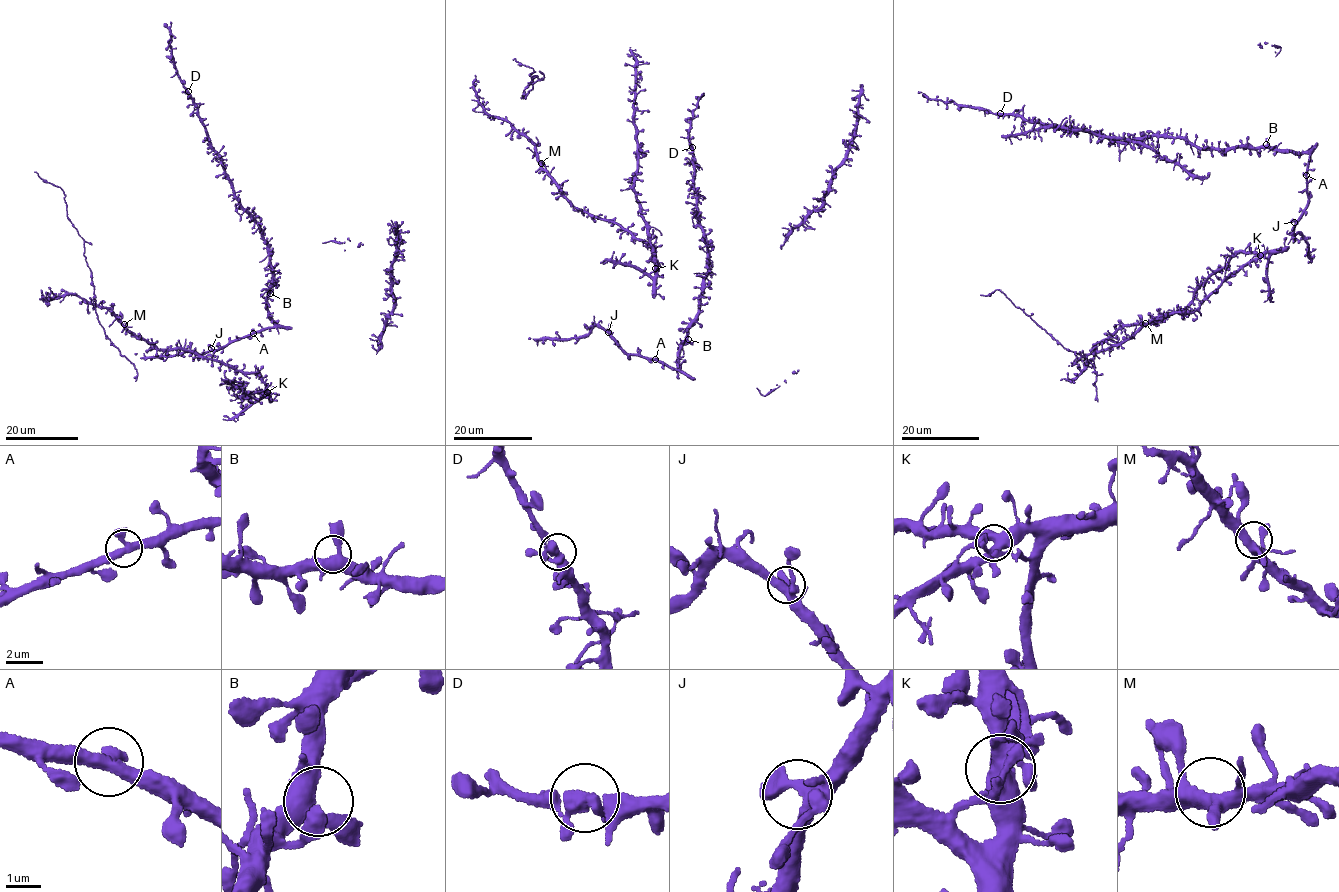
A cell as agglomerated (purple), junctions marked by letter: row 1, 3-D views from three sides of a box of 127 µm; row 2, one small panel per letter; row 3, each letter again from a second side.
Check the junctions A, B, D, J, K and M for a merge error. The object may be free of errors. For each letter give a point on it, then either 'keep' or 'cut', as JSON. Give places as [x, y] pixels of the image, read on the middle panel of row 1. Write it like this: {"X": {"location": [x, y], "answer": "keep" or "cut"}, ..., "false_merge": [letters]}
{"A": {"location": [655, 359], "answer": "keep"}, "B": {"location": [688, 339], "answer": "keep"}, "D": {"location": [692, 147], "answer": "keep"}, "J": {"location": [608, 332], "answer": "keep"}, "K": {"location": [655, 268], "answer": "keep"}, "M": {"location": [541, 163], "answer": "keep"}, "false_merge": []}

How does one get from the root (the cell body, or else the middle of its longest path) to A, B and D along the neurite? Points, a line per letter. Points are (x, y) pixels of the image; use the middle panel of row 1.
A: (611, 324), (612, 338), (627, 354), (655, 359)
B: (611, 324), (612, 338), (627, 354), (662, 361), (677, 371), (680, 345), (688, 339)
D: (611, 324), (612, 338), (627, 354), (678, 370), (681, 342), (698, 311), (707, 269), (692, 148)

